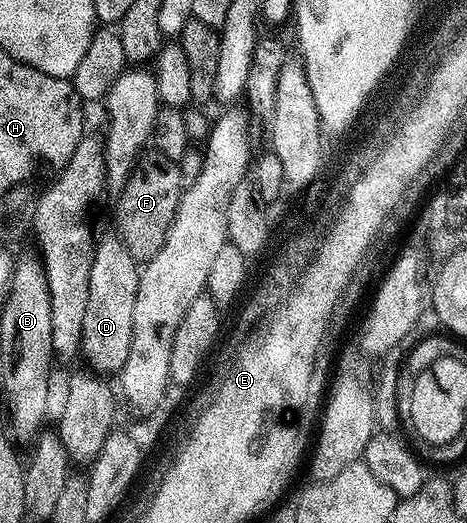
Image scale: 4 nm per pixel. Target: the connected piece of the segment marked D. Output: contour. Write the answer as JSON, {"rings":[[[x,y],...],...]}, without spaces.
{"rings":[[[120,240],[105,241],[96,246],[93,251],[93,262],[89,275],[89,290],[87,291],[87,307],[83,311],[83,325],[81,327],[80,356],[85,356],[95,368],[96,372],[109,373],[120,371],[127,359],[127,351],[131,343],[131,311],[134,310],[135,295],[137,294],[138,262],[125,250]]]}

